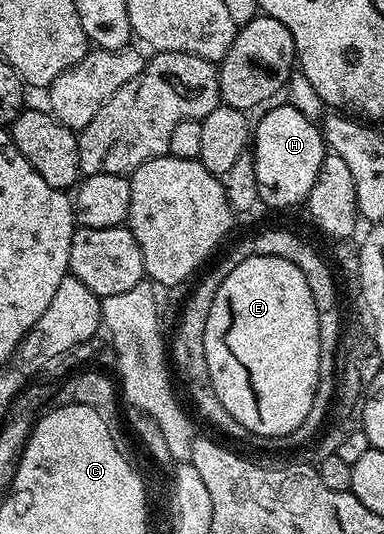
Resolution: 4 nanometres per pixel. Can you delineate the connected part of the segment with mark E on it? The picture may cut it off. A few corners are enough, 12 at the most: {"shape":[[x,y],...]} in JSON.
{"shape":[[250,254],[204,356],[247,435],[304,424],[320,376],[304,272]]}

